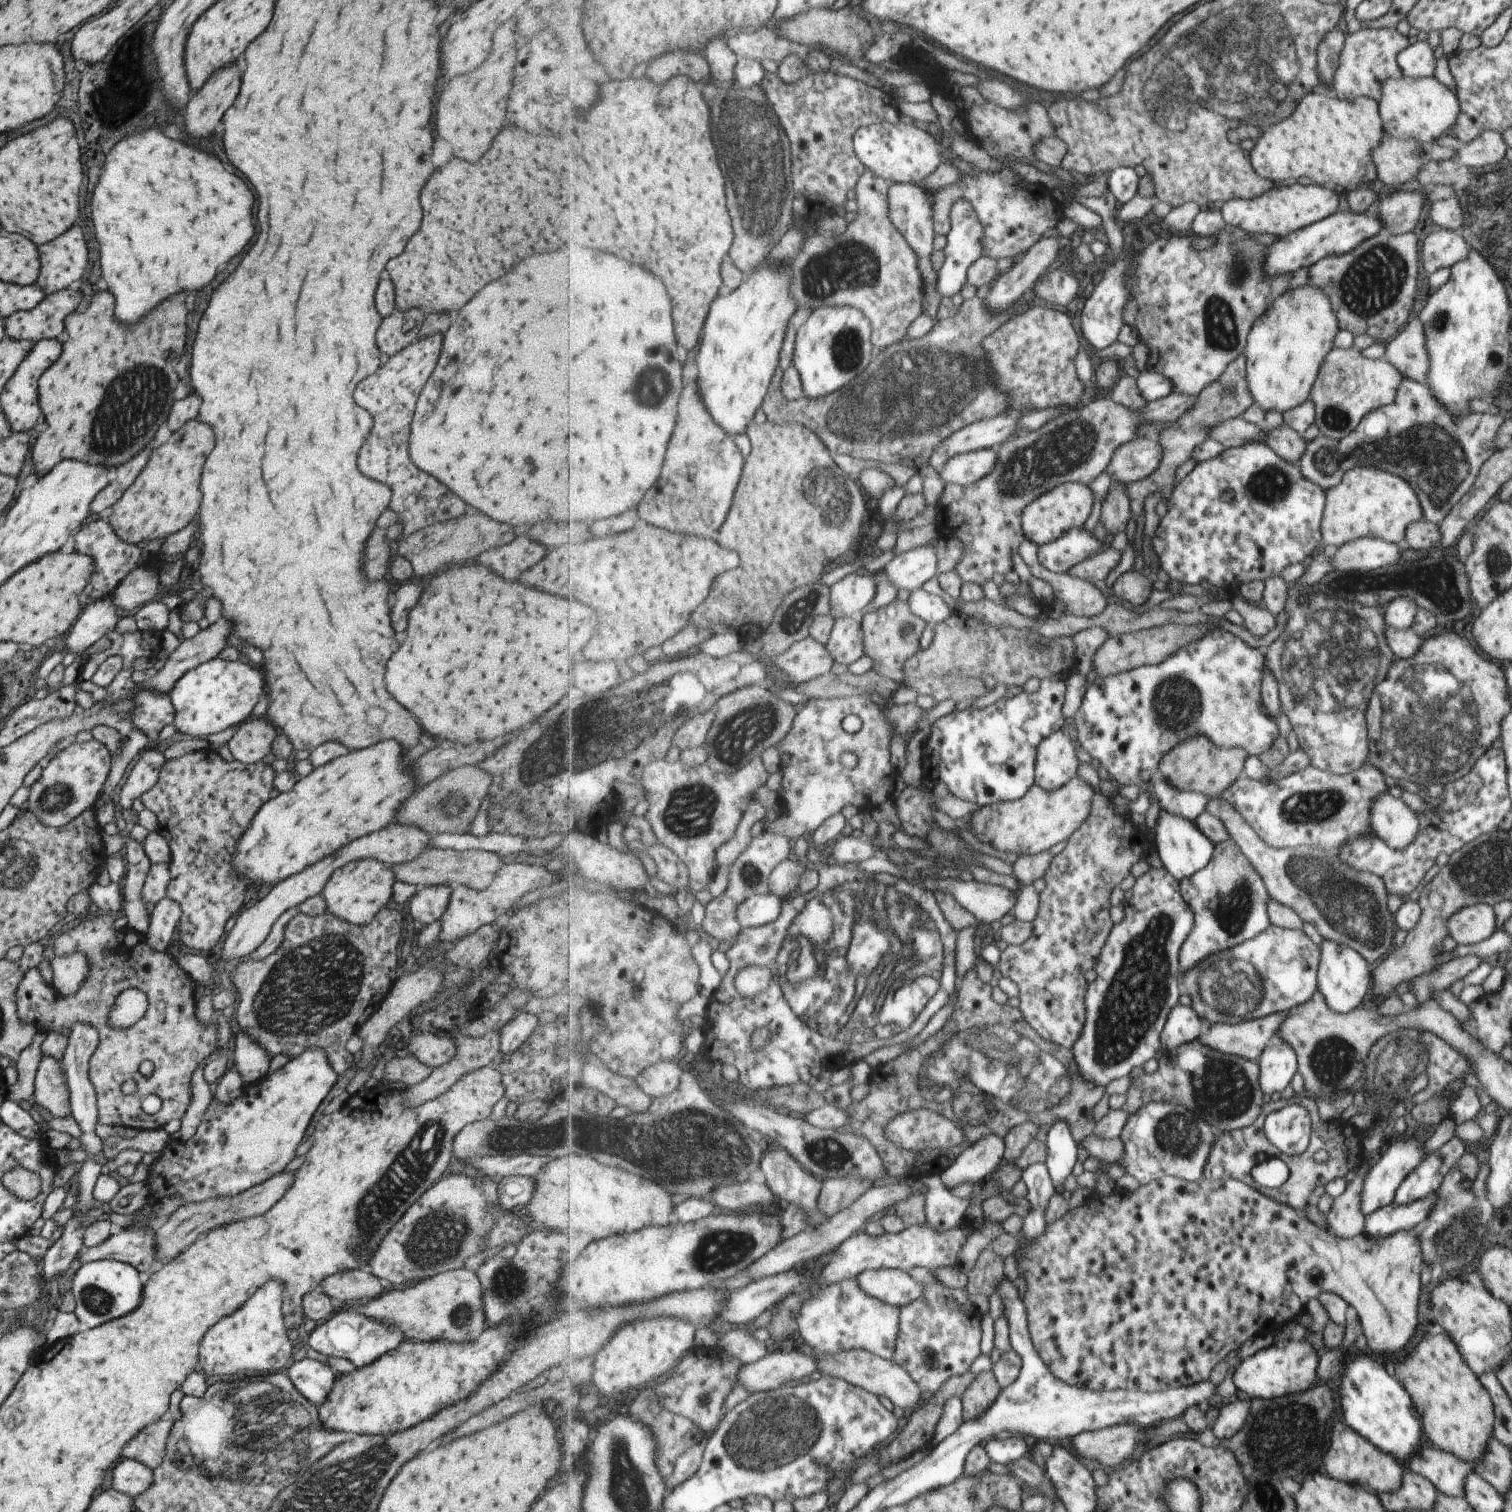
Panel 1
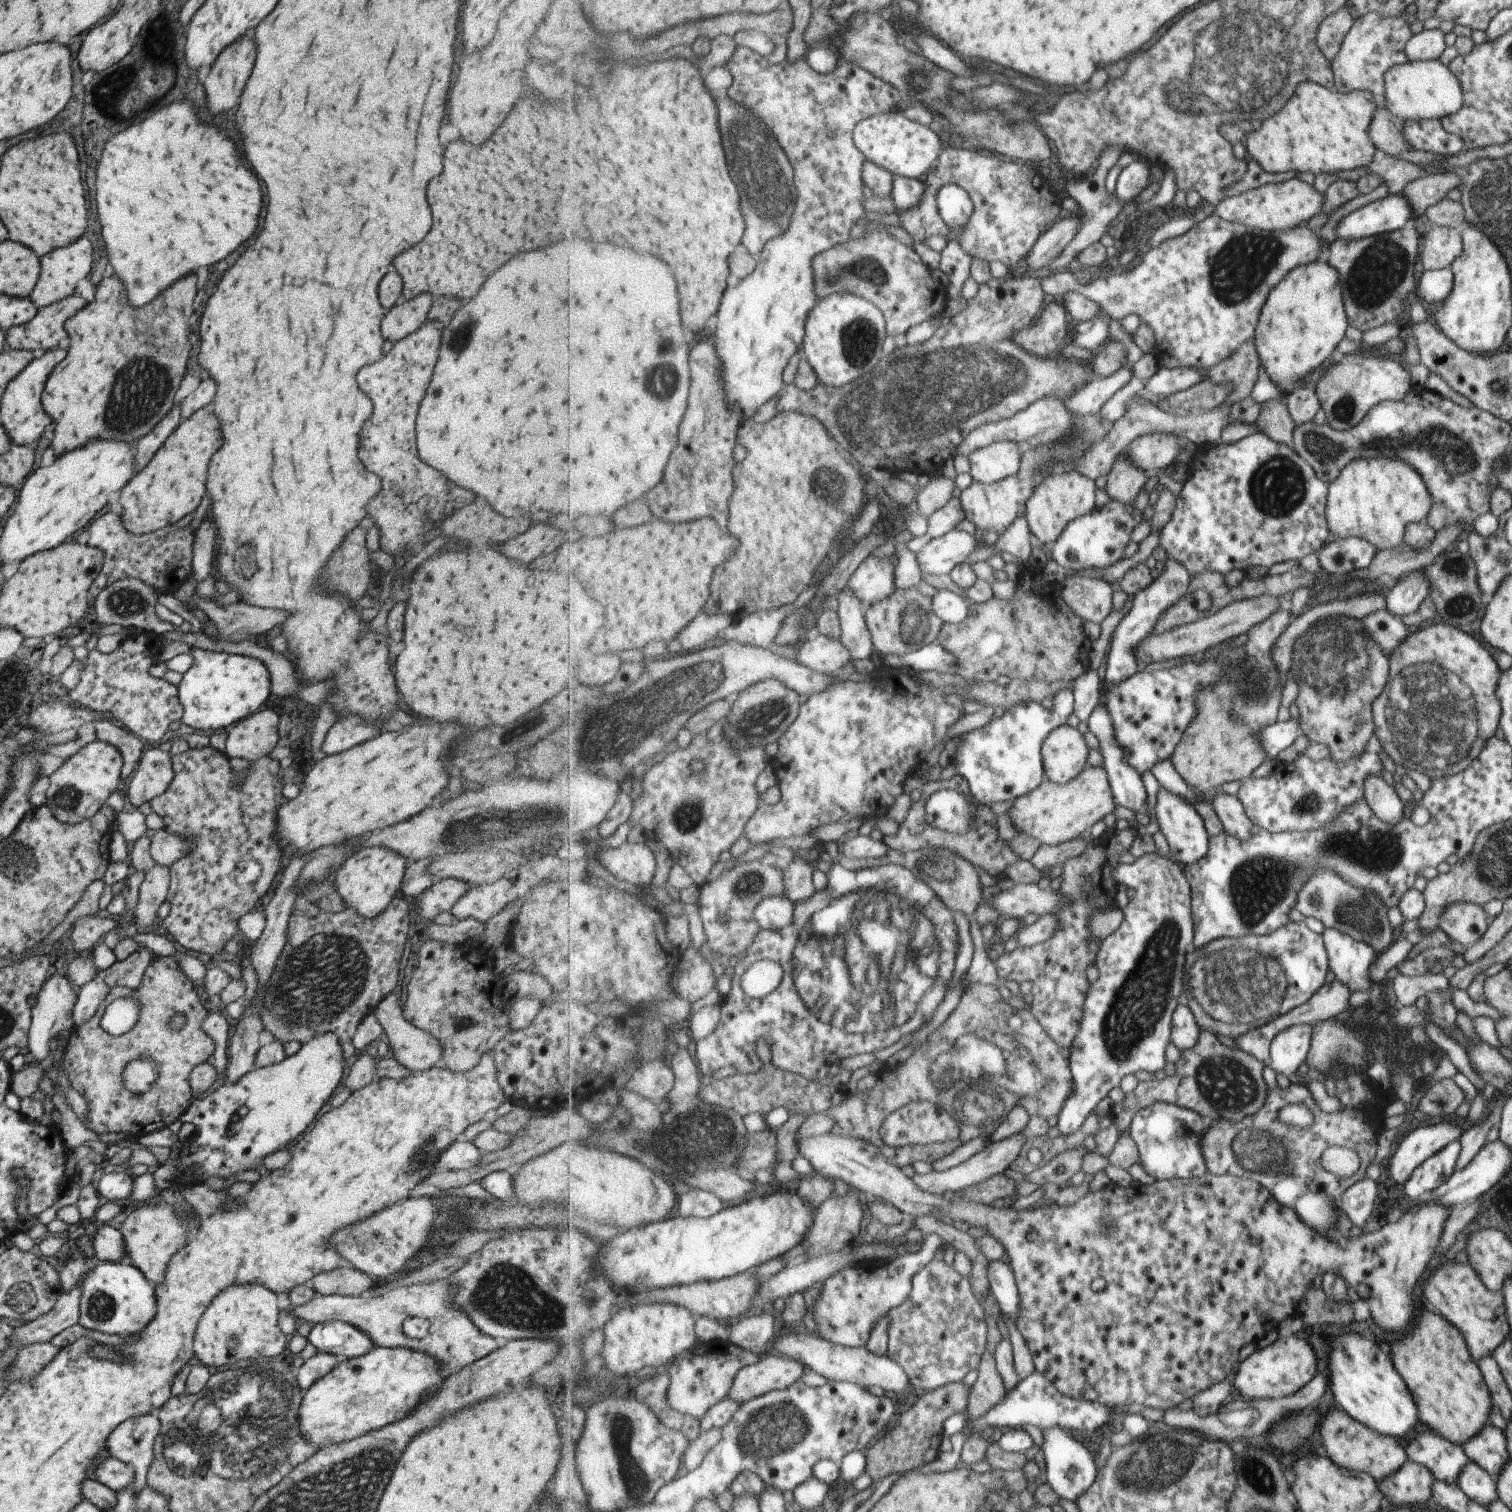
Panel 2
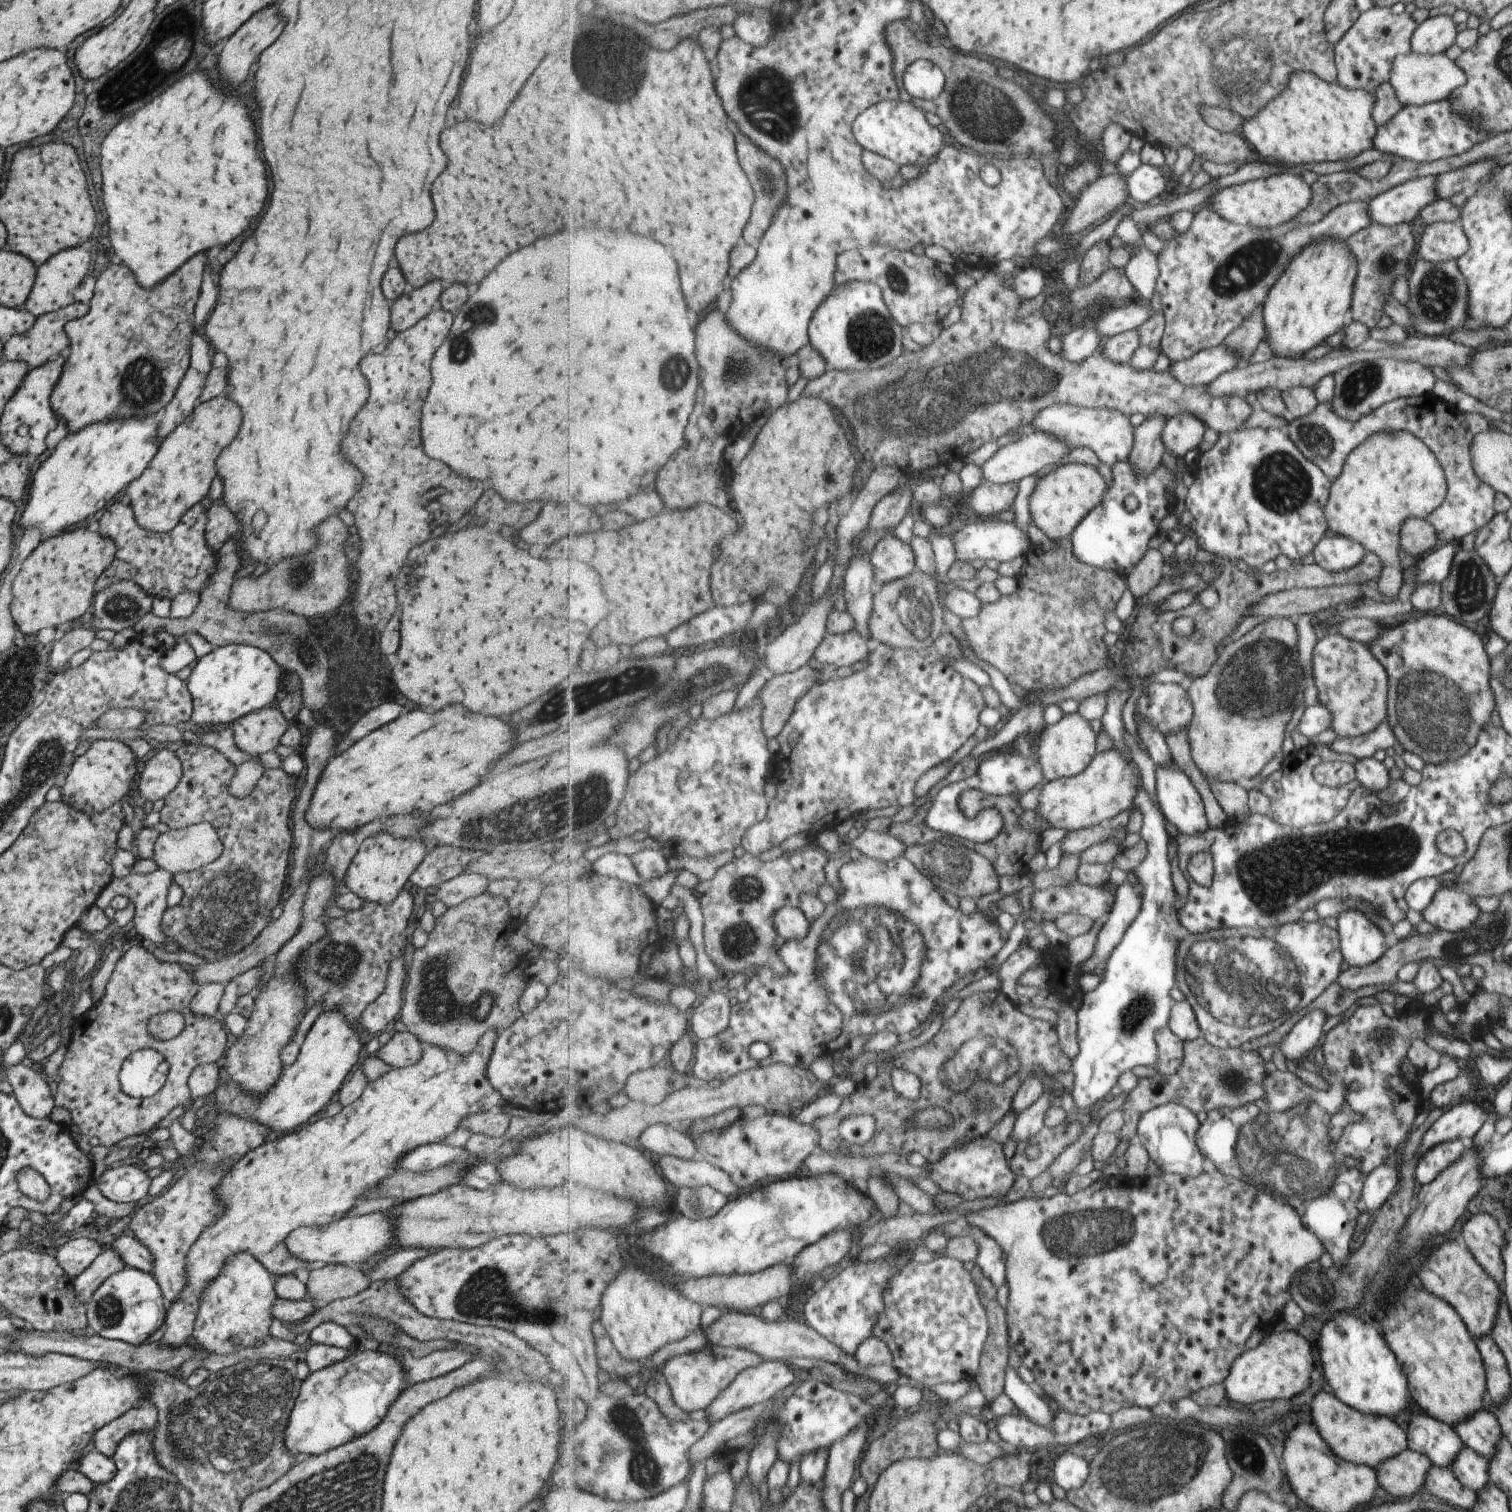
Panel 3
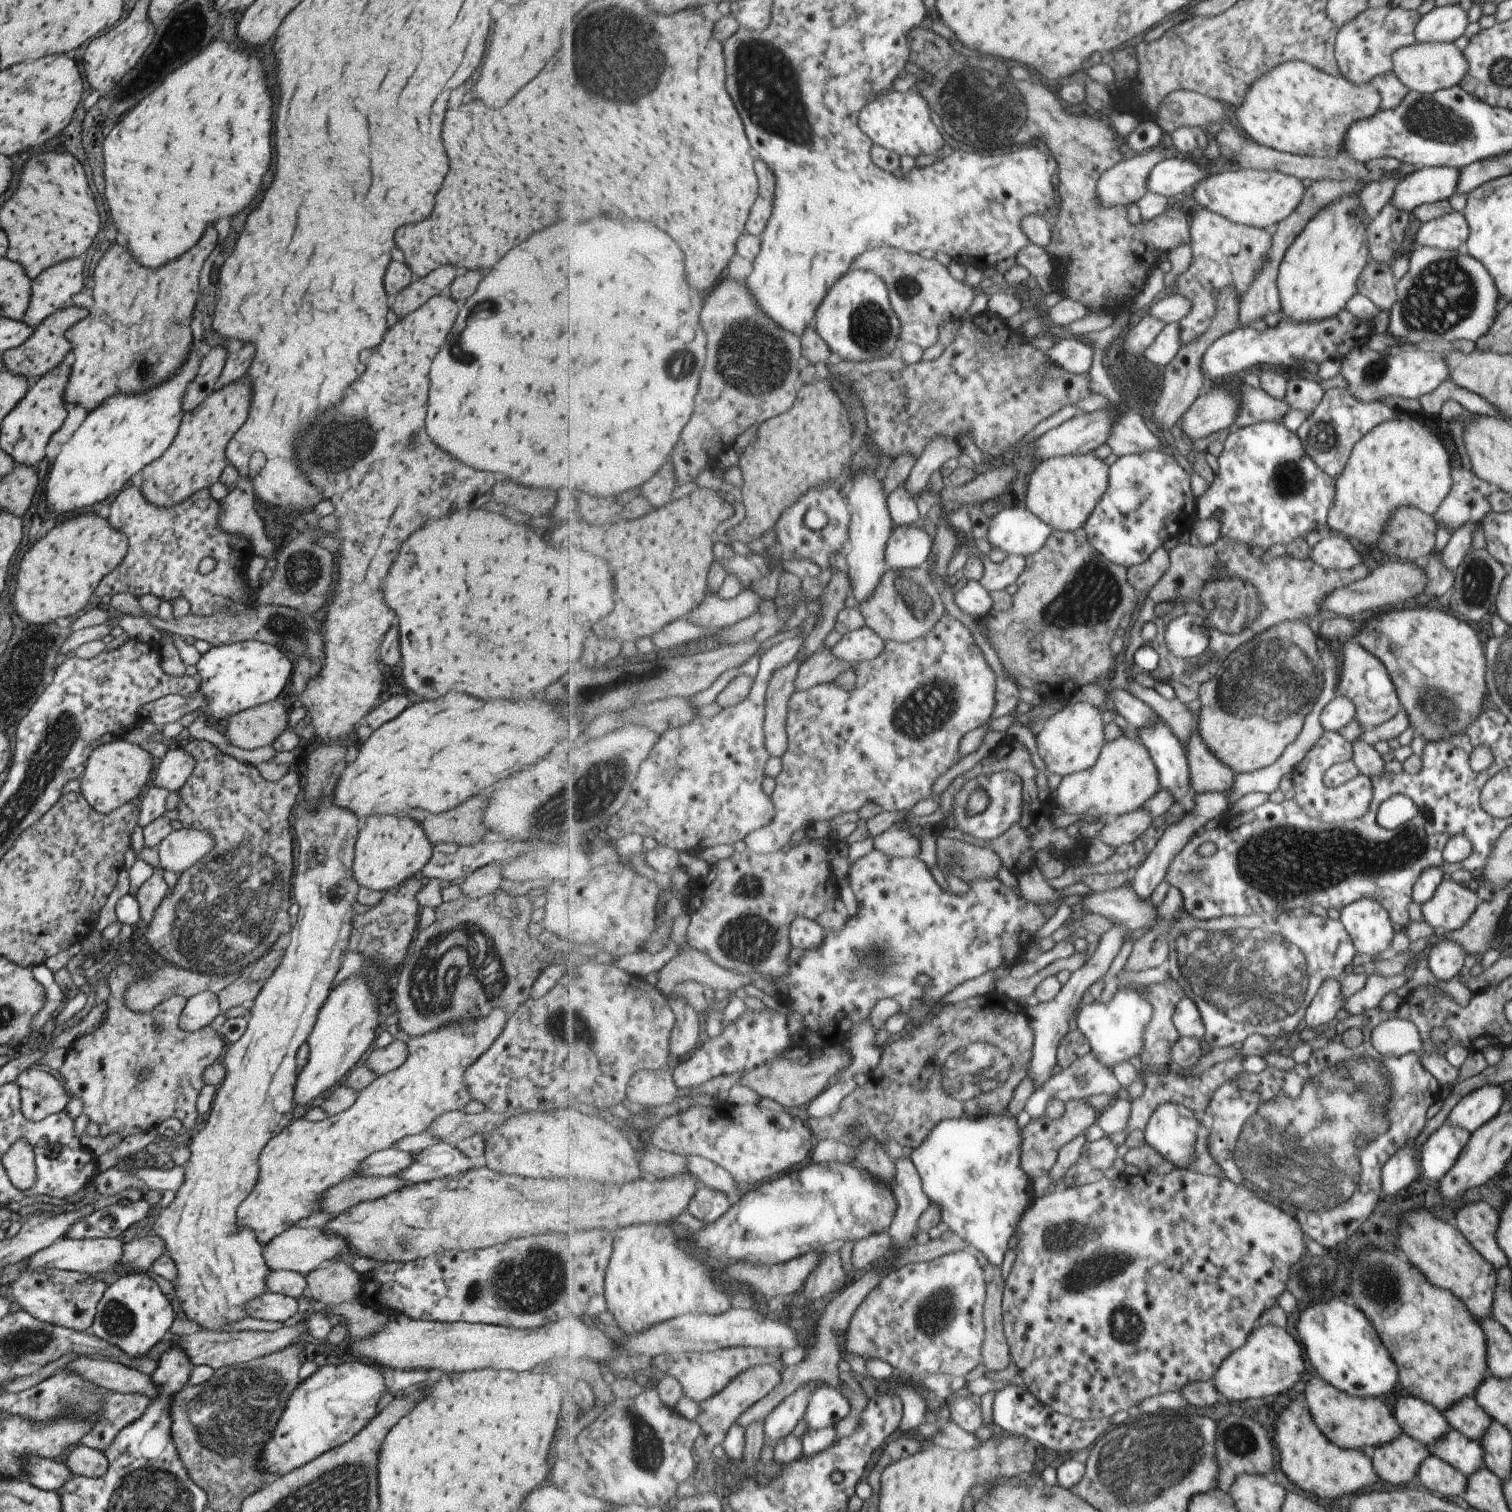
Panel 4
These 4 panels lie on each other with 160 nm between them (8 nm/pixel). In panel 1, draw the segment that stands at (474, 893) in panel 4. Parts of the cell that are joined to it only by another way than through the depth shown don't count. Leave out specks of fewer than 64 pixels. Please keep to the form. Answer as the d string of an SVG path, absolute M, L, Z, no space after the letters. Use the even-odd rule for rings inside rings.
M431 885L417 888L409 898L408 914L418 928L440 920L449 899L451 887Z

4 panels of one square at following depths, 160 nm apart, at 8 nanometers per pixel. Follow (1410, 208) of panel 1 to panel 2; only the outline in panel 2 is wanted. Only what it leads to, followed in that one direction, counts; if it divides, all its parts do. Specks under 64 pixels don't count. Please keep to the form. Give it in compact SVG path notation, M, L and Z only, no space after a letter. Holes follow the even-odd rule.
M1453 171L1431 172L1409 181L1403 187L1401 194L1412 205L1414 220L1423 214L1428 206L1437 204L1445 198L1445 194L1451 188L1459 187L1461 184L1462 178Z

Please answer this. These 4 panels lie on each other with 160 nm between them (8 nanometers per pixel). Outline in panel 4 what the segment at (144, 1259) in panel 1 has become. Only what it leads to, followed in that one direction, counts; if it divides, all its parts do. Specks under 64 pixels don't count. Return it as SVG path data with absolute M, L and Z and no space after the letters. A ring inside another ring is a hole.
M323 792L323 798L317 802L317 808L315 810L307 808L308 804L305 801L301 801L298 809L295 810L294 816L294 830L295 836L298 838L297 846L299 848L299 854L297 854L297 860L295 860L295 874L293 874L293 884L290 886L290 894L295 899L298 906L298 912L293 917L293 923L289 931L289 944L284 949L284 955L281 957L280 963L276 966L273 974L265 980L263 987L259 993L248 1003L250 1009L248 1019L246 1020L245 1032L241 1035L239 1040L231 1043L225 1050L225 1056L223 1056L223 1066L226 1072L221 1084L217 1086L212 1101L210 1102L210 1112L207 1116L207 1122L205 1126L201 1128L197 1134L192 1136L188 1148L190 1149L190 1156L184 1168L184 1181L183 1184L175 1191L173 1201L166 1207L160 1206L160 1210L157 1210L157 1216L151 1221L153 1222L152 1230L155 1235L160 1236L165 1243L166 1255L170 1256L170 1259L174 1260L174 1267L176 1268L176 1277L174 1281L171 1281L176 1300L180 1303L179 1308L181 1310L181 1316L185 1316L193 1320L202 1327L202 1329L209 1331L219 1331L225 1324L235 1322L248 1316L244 1310L244 1304L248 1303L248 1300L255 1298L266 1290L264 1285L265 1274L269 1272L269 1269L264 1263L261 1254L261 1244L258 1243L254 1232L249 1227L238 1227L236 1223L236 1210L241 1204L242 1200L253 1190L255 1183L257 1182L258 1175L258 1156L265 1143L273 1138L278 1132L281 1132L282 1128L285 1128L289 1123L294 1120L293 1108L294 1100L293 1093L295 1088L296 1076L298 1071L296 1068L296 1052L301 1044L305 1043L307 1037L310 1035L314 1022L316 1021L316 1014L324 1003L326 996L331 988L331 982L339 970L343 954L348 948L348 940L350 939L350 930L352 918L355 916L353 913L353 904L357 904L356 894L358 893L357 881L353 878L352 873L352 858L354 855L354 841L357 834L357 816L353 816L351 812L331 804L331 796L327 796L327 792Z

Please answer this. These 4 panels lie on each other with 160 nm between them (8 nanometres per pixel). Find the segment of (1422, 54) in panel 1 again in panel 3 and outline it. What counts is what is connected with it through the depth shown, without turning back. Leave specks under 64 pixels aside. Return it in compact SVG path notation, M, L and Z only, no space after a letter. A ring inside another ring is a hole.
M1447 15L1427 17L1412 32L1412 51L1421 54L1444 53L1454 43L1455 26Z

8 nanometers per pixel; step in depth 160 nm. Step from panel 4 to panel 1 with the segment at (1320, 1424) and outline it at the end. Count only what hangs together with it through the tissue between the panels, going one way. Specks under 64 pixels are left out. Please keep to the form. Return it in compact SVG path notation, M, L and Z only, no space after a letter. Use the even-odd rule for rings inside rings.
M1337 1420L1333 1423L1332 1440L1329 1450L1325 1452L1324 1465L1324 1474L1349 1484L1373 1488L1378 1493L1388 1492L1389 1494L1396 1491L1402 1482L1401 1474L1403 1472L1401 1472L1399 1461L1394 1456L1375 1448L1360 1433Z

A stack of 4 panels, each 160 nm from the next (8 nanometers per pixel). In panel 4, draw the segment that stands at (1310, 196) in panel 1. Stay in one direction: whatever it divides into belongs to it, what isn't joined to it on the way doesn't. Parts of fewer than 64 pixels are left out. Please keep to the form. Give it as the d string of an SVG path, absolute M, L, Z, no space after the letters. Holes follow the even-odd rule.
M1239 169L1220 174L1211 174L1197 185L1197 188L1192 191L1191 198L1201 204L1203 208L1228 218L1233 224L1263 229L1265 226L1271 226L1275 222L1279 223L1280 220L1287 218L1296 210L1300 200L1303 198L1303 186L1301 186L1301 182L1297 180L1297 177L1279 171Z

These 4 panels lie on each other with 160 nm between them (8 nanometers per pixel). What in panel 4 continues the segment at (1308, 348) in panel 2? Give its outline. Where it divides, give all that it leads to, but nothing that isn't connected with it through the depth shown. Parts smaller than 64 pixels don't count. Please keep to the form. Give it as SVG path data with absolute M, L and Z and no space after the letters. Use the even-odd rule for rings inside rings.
M1359 192L1343 195L1318 210L1285 250L1276 276L1280 310L1284 317L1298 323L1332 319L1341 312L1349 296L1355 294L1357 280L1369 261L1367 228L1371 222L1364 212L1358 194Z

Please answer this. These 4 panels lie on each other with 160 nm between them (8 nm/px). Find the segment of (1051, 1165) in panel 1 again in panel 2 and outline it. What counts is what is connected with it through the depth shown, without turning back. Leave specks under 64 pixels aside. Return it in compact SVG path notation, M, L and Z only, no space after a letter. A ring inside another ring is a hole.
M1145 853L1132 863L1125 864L1119 863L1113 868L1113 880L1117 884L1125 884L1135 890L1134 896L1131 902L1123 909L1124 921L1121 926L1111 935L1107 940L1104 940L1100 946L1100 951L1097 957L1097 968L1099 970L1098 979L1092 984L1089 994L1087 995L1084 1004L1084 1018L1081 1021L1081 1032L1077 1035L1075 1042L1072 1044L1072 1055L1070 1056L1070 1069L1074 1076L1074 1089L1072 1095L1067 1099L1063 1110L1059 1114L1058 1128L1059 1132L1064 1135L1072 1135L1077 1133L1084 1125L1084 1122L1091 1115L1097 1104L1103 1100L1103 1098L1110 1097L1110 1092L1121 1086L1122 1080L1125 1076L1135 1074L1135 1072L1159 1072L1165 1068L1167 1064L1166 1051L1168 1050L1168 1044L1172 1040L1172 1020L1173 1013L1180 1005L1179 998L1183 994L1183 978L1185 978L1185 956L1187 952L1194 944L1194 935L1196 934L1196 926L1194 924L1194 918L1192 915L1192 885L1189 882L1188 877L1185 876L1183 866L1174 860L1173 858L1165 858L1161 854Z

